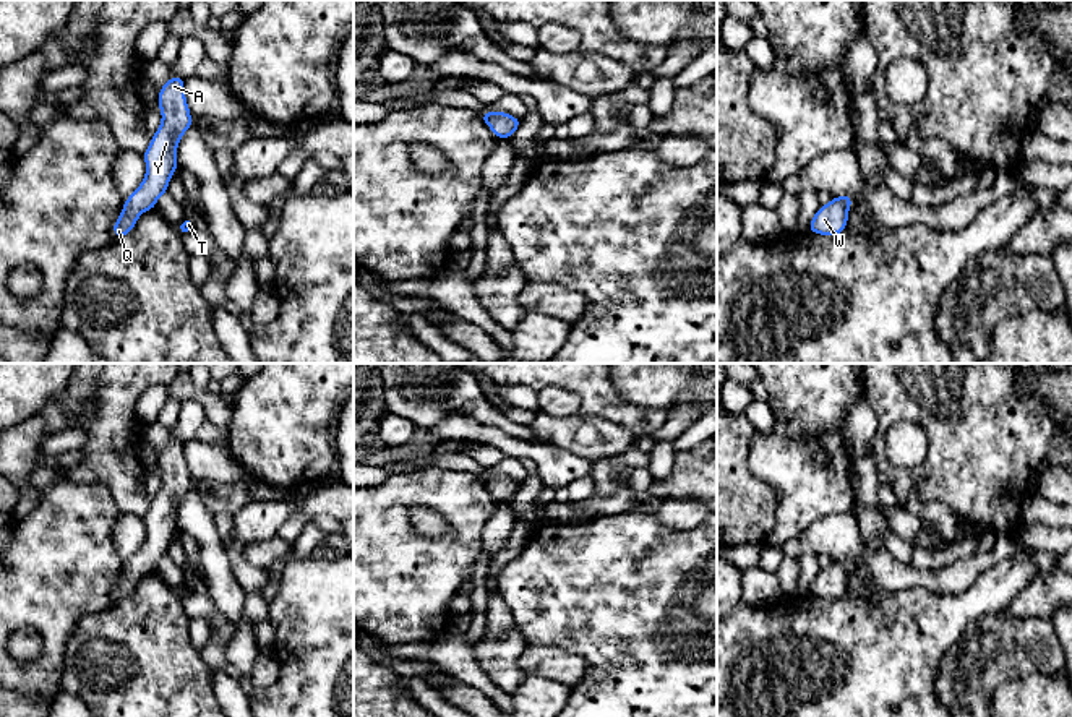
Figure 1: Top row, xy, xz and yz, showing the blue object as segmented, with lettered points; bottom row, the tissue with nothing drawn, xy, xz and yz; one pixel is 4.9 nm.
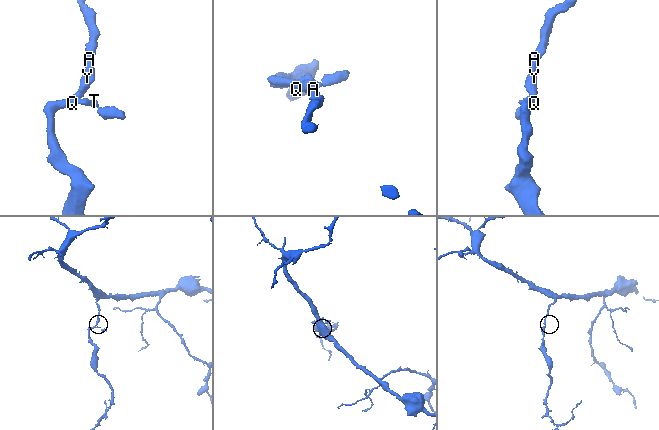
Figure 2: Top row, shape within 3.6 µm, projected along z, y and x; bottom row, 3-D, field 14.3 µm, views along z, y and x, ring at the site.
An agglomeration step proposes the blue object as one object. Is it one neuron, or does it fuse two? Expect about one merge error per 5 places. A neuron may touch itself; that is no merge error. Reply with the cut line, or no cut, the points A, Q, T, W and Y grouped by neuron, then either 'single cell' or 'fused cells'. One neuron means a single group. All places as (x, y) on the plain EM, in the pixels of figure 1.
no cut; A Q T W Y; single cell

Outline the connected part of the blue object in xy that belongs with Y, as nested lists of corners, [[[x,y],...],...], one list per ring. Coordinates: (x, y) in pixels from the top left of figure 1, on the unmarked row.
[[[174,440],[159,454],[157,466],[162,485],[143,517],[146,540],[125,565],[122,577],[114,587],[115,602],[130,597],[141,576],[154,573],[156,565],[167,555],[167,548],[178,532],[177,509],[183,496],[193,488],[183,443],[183,440]]]

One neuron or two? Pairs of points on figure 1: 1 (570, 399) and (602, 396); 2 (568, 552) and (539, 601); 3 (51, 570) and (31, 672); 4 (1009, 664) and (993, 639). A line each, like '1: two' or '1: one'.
1: two
2: one
3: one
4: one

